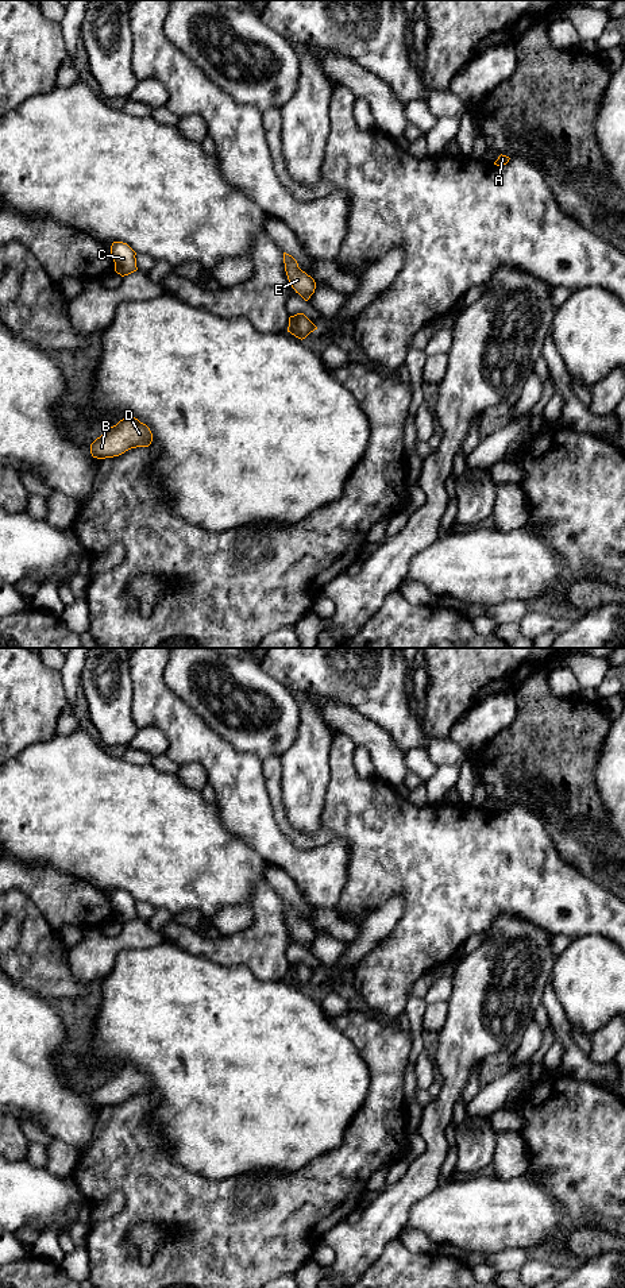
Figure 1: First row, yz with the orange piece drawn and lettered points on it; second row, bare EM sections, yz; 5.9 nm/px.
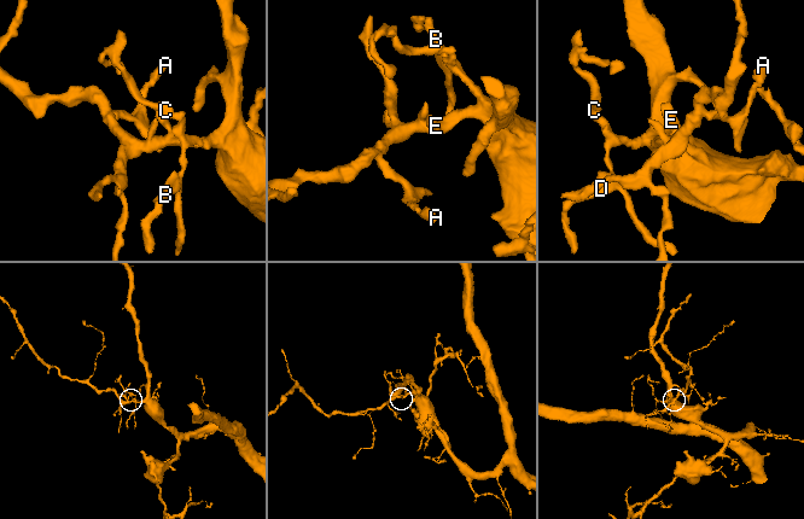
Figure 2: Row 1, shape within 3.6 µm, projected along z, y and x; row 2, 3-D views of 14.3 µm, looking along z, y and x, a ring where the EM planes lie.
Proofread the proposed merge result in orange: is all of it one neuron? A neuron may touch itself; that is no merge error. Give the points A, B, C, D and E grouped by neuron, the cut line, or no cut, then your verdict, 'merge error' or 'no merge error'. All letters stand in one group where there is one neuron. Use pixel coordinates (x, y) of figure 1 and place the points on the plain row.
A B C D E; no cut; no merge error

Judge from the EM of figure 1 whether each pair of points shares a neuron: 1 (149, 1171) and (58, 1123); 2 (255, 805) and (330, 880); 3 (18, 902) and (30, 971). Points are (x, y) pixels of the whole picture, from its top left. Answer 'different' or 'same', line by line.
1: different
2: same
3: same

